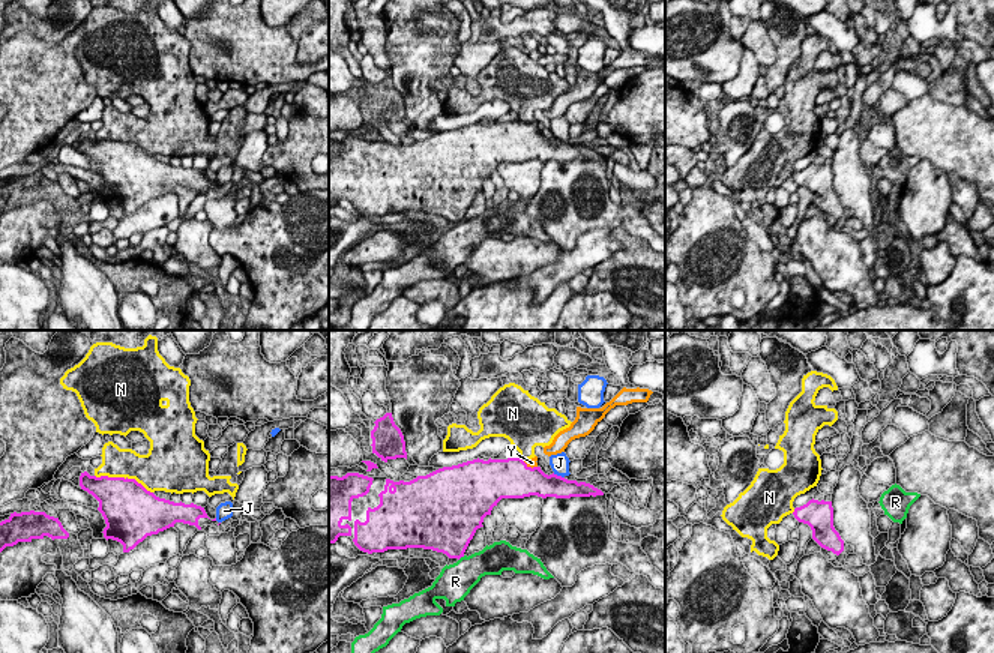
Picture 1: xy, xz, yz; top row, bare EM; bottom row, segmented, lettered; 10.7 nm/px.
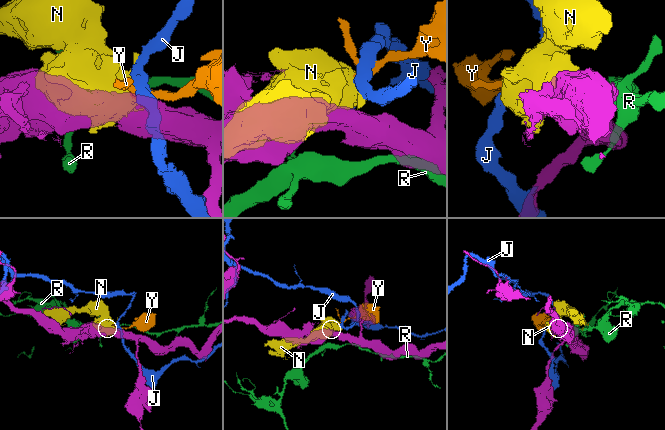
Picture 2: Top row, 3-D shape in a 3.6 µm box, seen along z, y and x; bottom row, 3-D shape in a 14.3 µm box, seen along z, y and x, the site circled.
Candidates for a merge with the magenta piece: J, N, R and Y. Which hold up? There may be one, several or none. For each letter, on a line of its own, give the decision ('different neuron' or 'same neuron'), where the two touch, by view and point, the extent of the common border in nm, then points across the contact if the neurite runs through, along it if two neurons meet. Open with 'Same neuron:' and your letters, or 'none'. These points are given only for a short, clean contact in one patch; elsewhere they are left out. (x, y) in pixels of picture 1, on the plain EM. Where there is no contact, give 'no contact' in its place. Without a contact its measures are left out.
Same neuron: Y
J: different neuron | xz (559, 140) | 140 nm
N: different neuron | xy (123, 141) | 650 nm
R: different neuron | xz (461, 219) | 100 nm | along xz (464, 219), (458, 224)
Y: same neuron | xz (529, 131) | 190 nm | across xz (511, 141), (520, 140), (529, 131), (532, 126)

